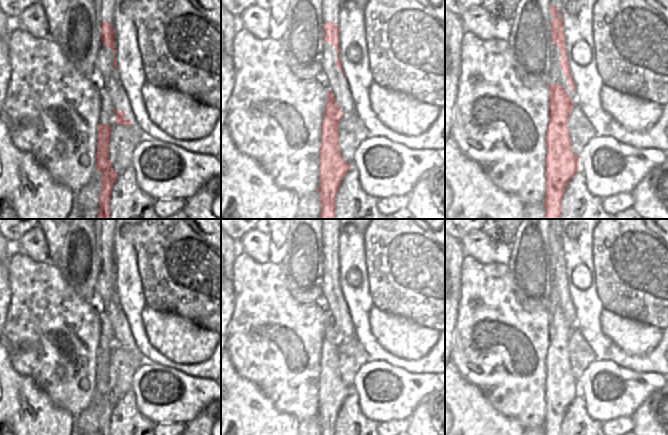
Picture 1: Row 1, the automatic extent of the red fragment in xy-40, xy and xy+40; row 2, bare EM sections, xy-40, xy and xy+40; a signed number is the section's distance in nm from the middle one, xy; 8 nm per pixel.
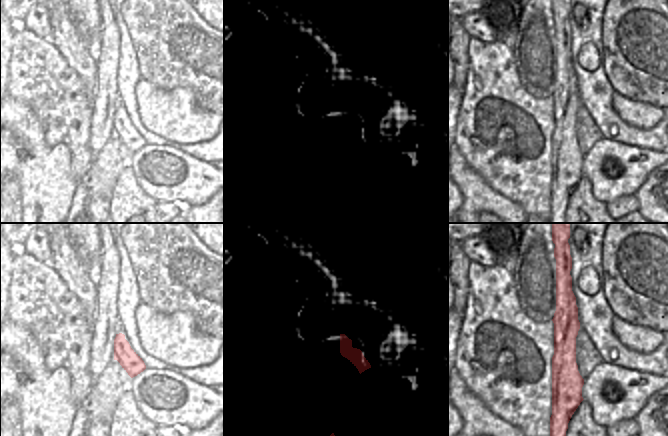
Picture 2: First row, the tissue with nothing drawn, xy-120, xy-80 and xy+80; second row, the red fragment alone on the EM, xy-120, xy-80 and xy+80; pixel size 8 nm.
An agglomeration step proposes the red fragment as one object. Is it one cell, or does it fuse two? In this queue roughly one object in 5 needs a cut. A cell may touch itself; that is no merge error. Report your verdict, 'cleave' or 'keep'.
cleave

